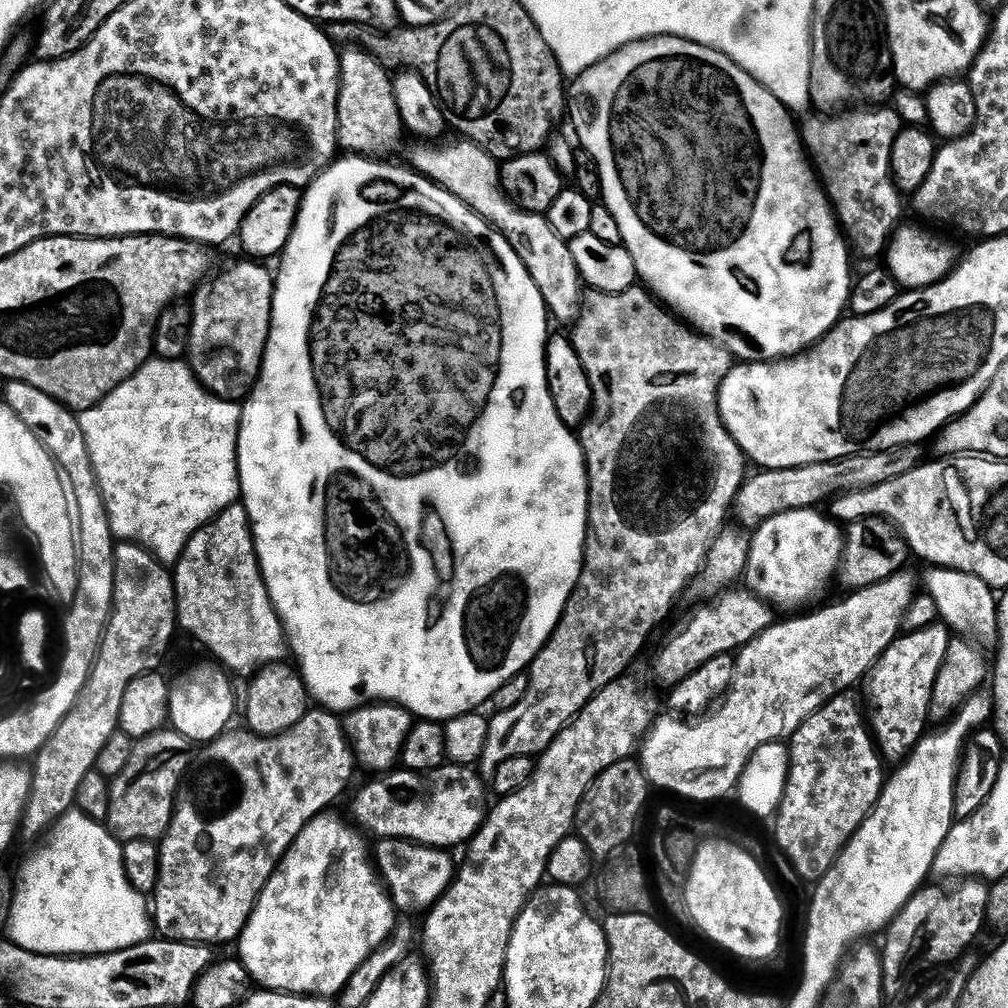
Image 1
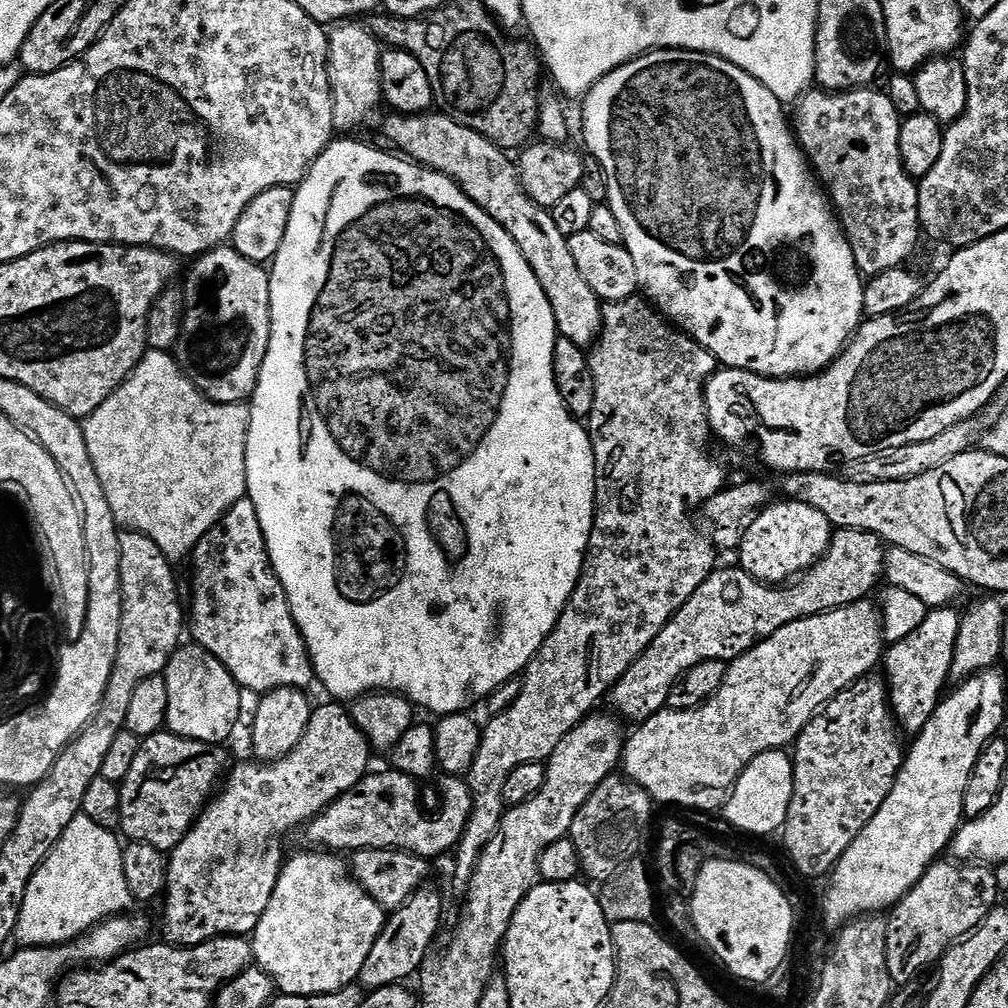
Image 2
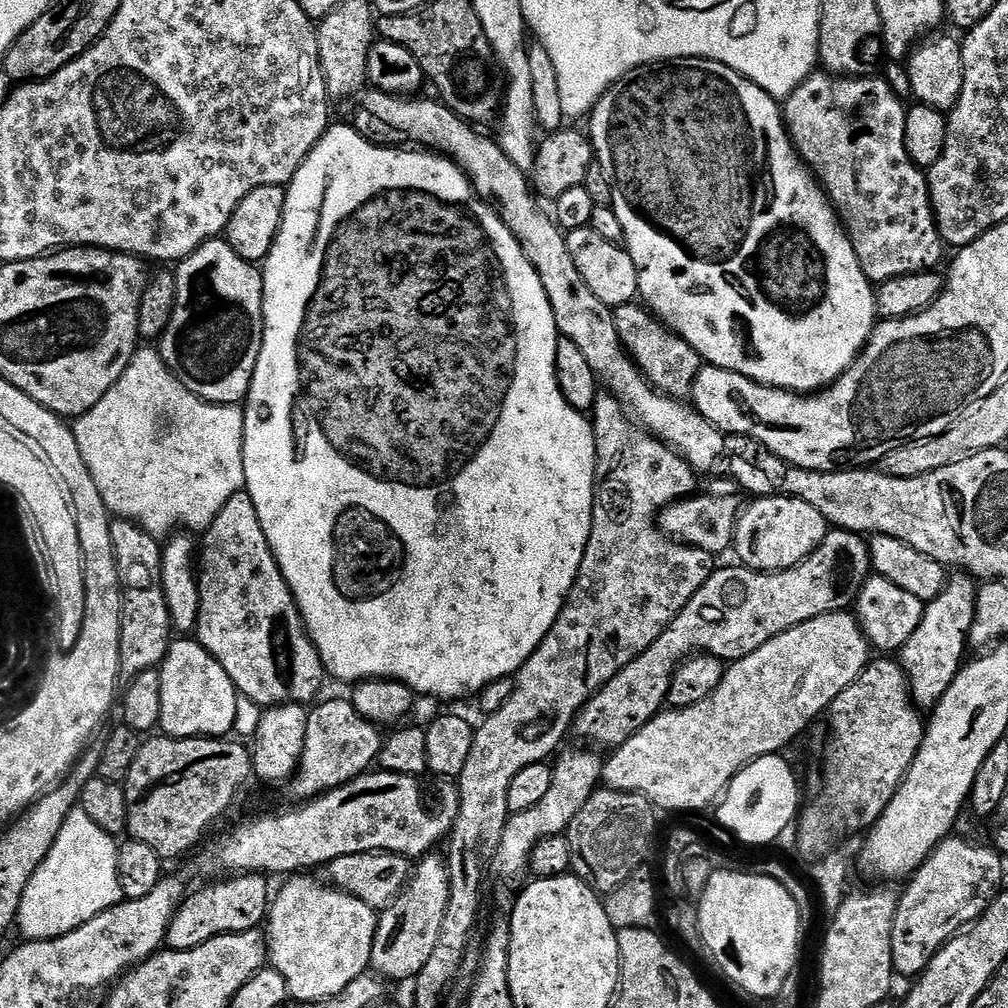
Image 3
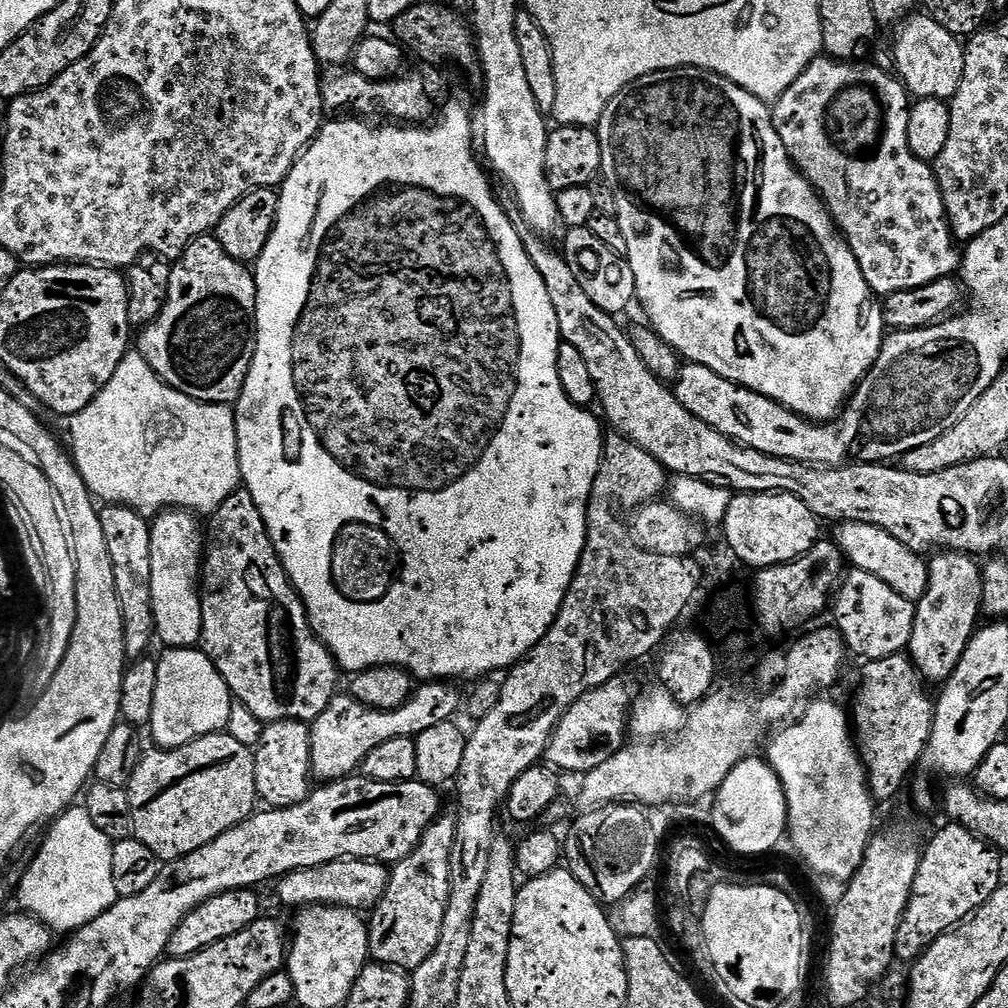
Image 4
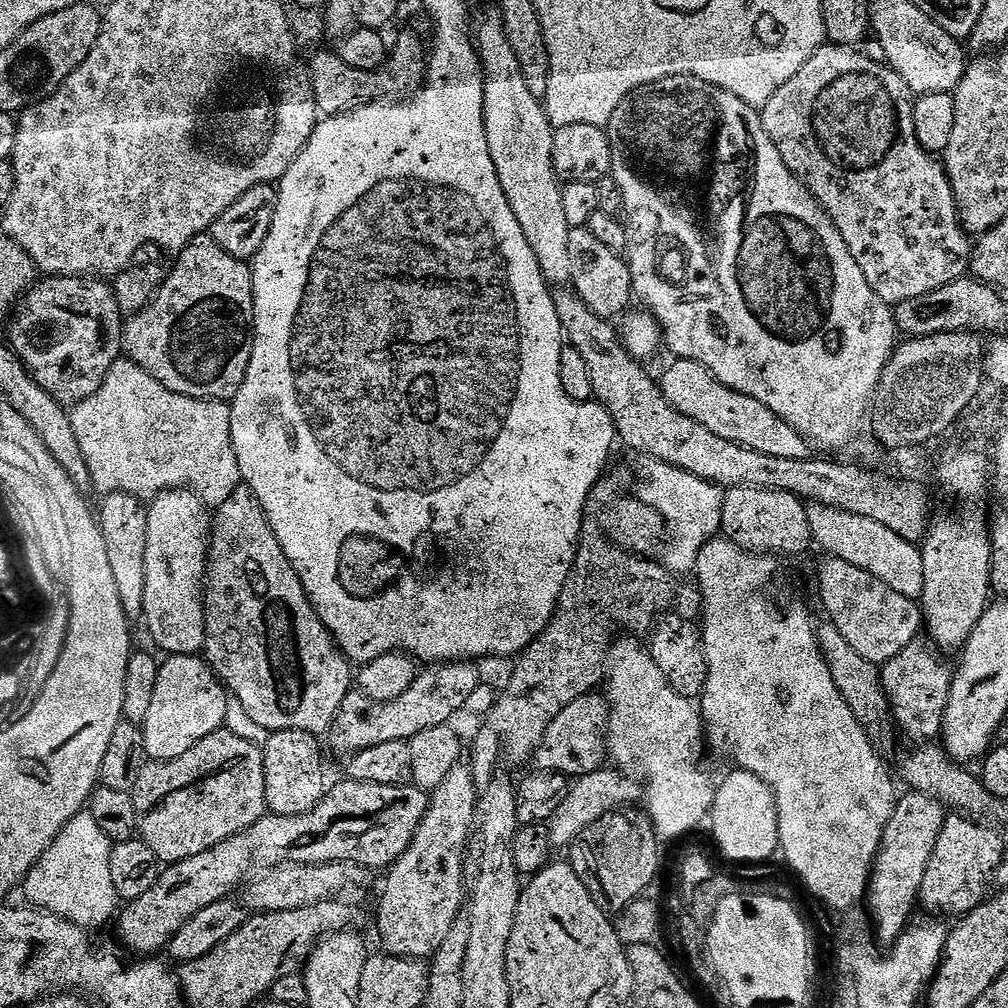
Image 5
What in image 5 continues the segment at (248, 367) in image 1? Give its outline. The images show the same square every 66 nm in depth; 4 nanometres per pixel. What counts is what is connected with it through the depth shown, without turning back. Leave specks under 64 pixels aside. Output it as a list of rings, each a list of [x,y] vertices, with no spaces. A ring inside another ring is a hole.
[[[208,234],[190,241],[175,260],[176,265],[171,265],[151,304],[125,323],[123,355],[162,382],[166,390],[174,390],[174,394],[195,400],[231,402],[240,393],[252,357],[256,322],[252,269],[245,261],[226,254]]]

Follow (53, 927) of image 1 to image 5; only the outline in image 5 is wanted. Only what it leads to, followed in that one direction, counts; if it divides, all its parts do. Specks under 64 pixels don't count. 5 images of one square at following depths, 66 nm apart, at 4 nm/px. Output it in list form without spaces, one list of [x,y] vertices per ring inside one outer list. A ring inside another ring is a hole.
[[[79,812],[28,871],[28,878],[22,885],[22,892],[28,895],[27,903],[35,909],[68,919],[85,930],[102,927],[118,912],[118,897],[110,874],[113,845],[91,812]]]

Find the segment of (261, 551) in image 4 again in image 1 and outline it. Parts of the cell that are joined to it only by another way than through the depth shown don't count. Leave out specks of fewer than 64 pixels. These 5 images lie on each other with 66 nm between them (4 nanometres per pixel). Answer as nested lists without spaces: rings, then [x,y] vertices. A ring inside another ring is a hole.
[[[237,502],[231,504],[225,512],[221,512],[216,516],[205,528],[200,528],[190,538],[190,542],[186,546],[184,553],[180,555],[180,559],[174,565],[174,579],[176,582],[176,622],[181,629],[184,628],[215,658],[229,673],[241,672],[246,678],[251,677],[253,674],[269,667],[276,666],[281,663],[280,660],[285,655],[289,655],[290,649],[288,647],[288,637],[284,634],[284,624],[280,621],[280,615],[276,613],[276,608],[272,604],[272,599],[268,593],[268,587],[264,581],[264,575],[260,569],[260,559],[256,553],[256,539],[252,537],[252,523],[248,517],[248,511],[244,509],[243,503]]]

